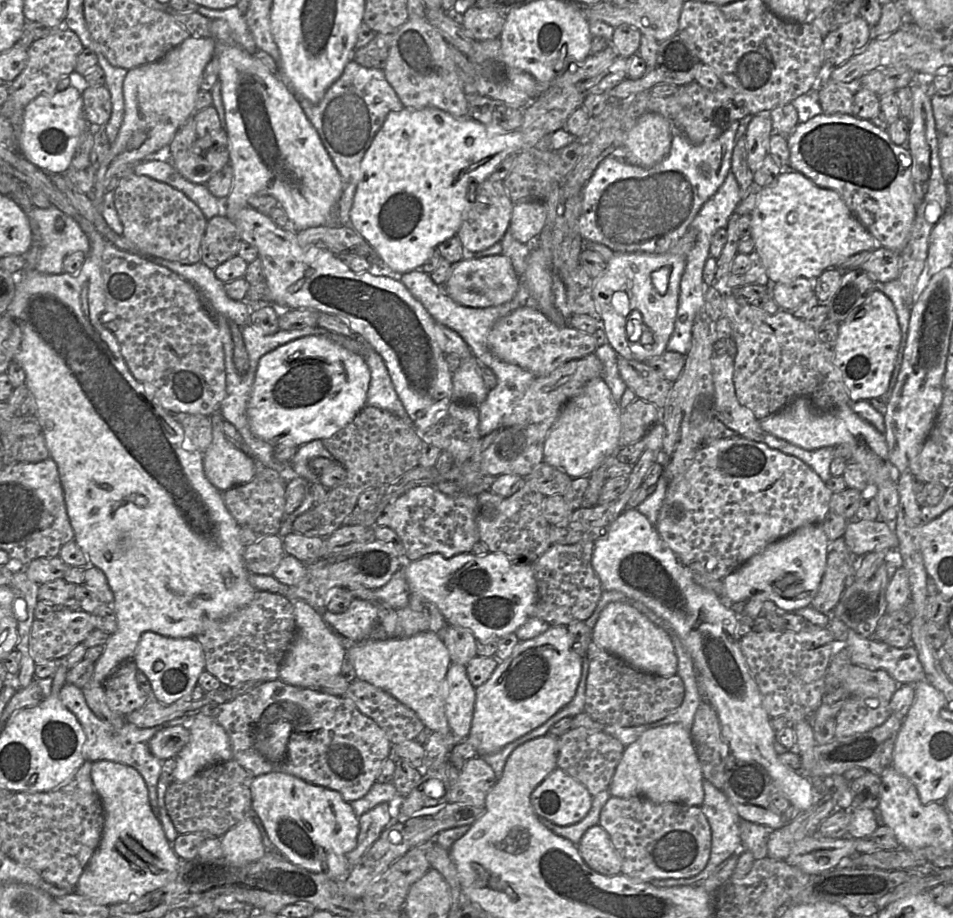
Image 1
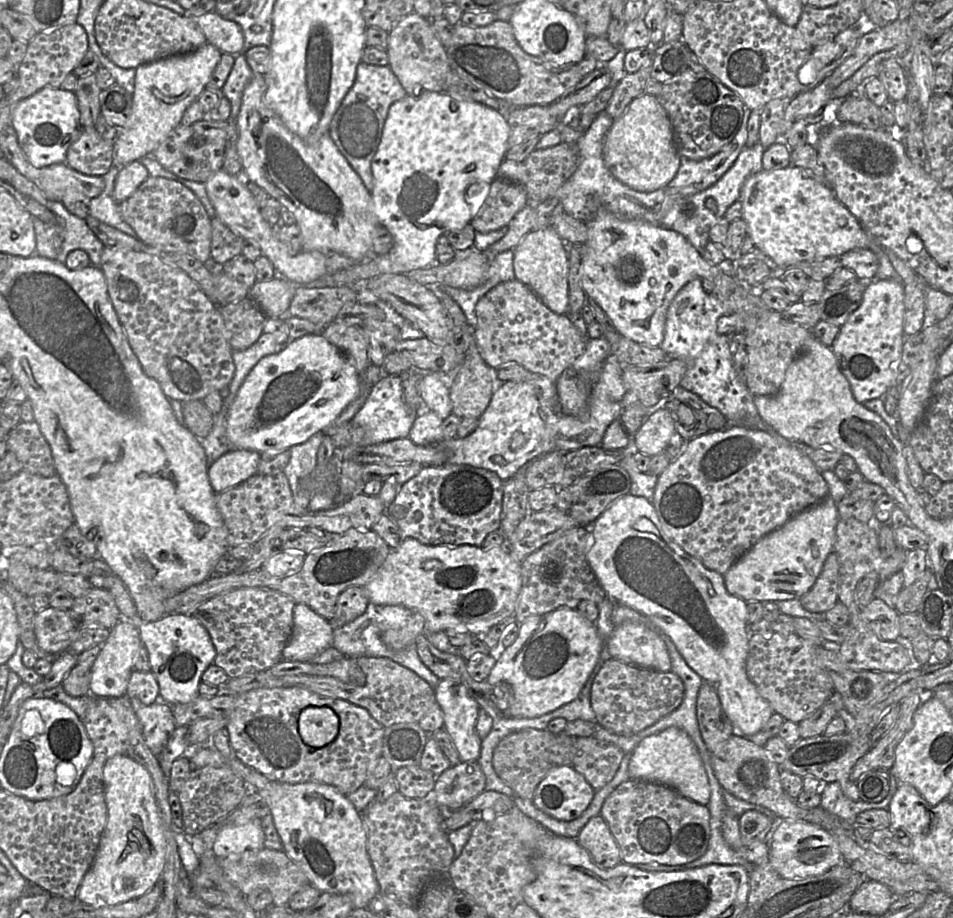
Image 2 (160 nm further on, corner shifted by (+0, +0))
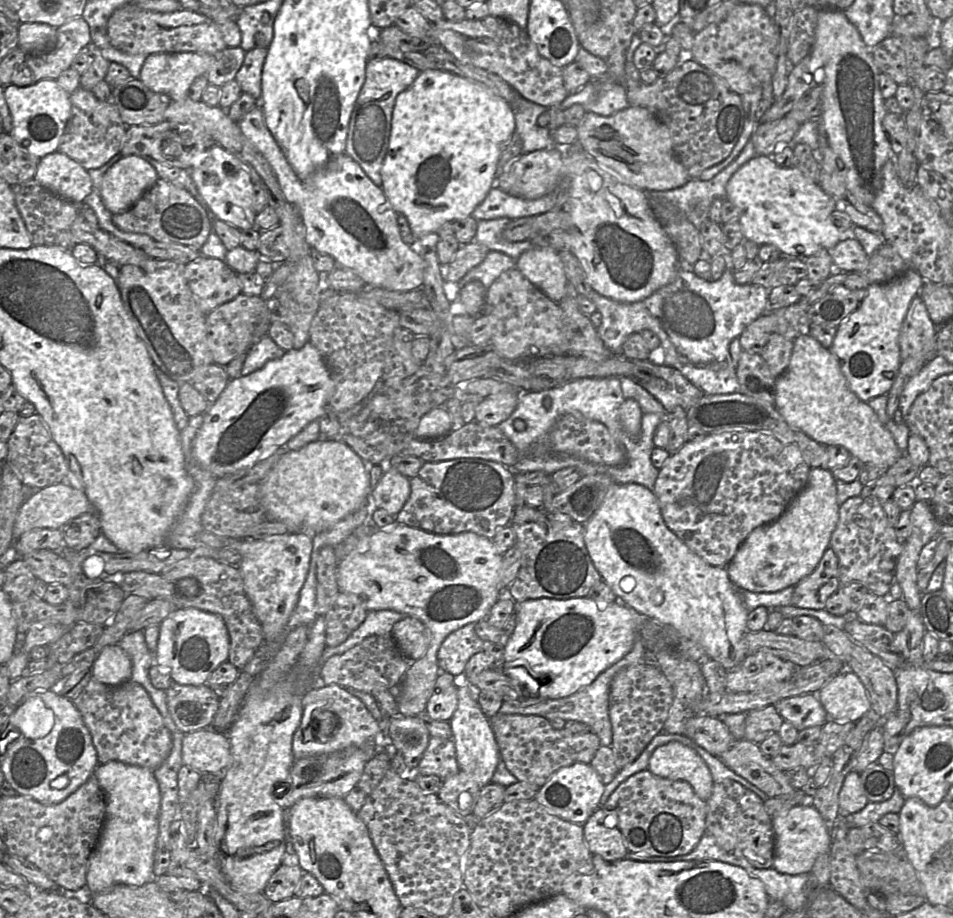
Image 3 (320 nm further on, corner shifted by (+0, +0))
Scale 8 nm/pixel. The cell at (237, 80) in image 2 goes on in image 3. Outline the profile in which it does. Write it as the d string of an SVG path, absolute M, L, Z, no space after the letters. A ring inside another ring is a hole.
M255 47L246 52L243 64L235 76L242 92L260 102L262 94L262 69L268 49Z

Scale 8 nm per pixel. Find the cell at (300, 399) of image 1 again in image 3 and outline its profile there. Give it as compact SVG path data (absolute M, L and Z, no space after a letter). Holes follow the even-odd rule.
M307 342L300 349L293 348L285 352L284 355L279 359L268 361L262 368L252 372L247 376L230 379L226 388L218 397L218 399L211 403L203 414L200 414L204 415L204 421L193 441L194 458L202 468L212 473L216 478L222 478L227 475L235 474L241 470L249 469L257 462L262 460L265 456L267 456L270 452L276 449L285 448L286 443L296 434L298 434L308 423L314 420L318 421L319 417L329 404L329 399L333 393L333 387L334 384L323 357L319 351L309 342Z

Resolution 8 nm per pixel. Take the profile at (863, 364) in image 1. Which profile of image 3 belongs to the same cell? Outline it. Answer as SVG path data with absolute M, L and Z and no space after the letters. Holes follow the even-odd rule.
M909 269L897 278L869 286L865 298L837 327L831 348L850 389L864 402L890 391L901 365L899 336L910 304L924 284L924 278Z

